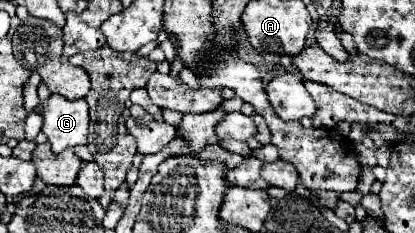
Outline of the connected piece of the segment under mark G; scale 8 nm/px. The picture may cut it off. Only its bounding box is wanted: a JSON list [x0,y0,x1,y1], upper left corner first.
[36,96,90,154]

